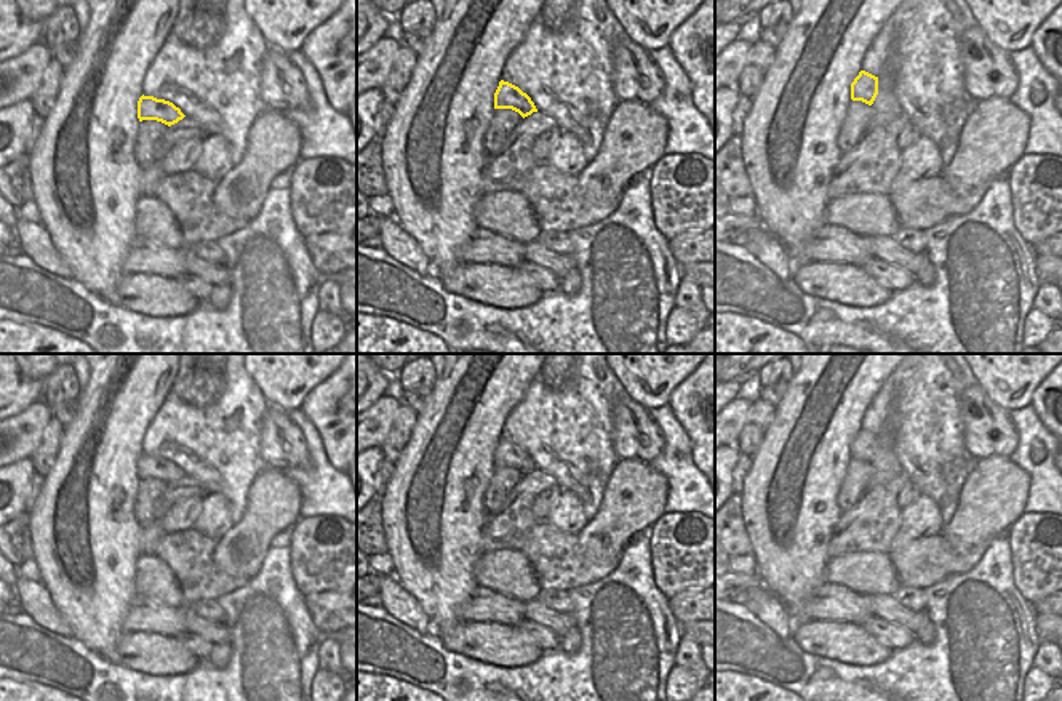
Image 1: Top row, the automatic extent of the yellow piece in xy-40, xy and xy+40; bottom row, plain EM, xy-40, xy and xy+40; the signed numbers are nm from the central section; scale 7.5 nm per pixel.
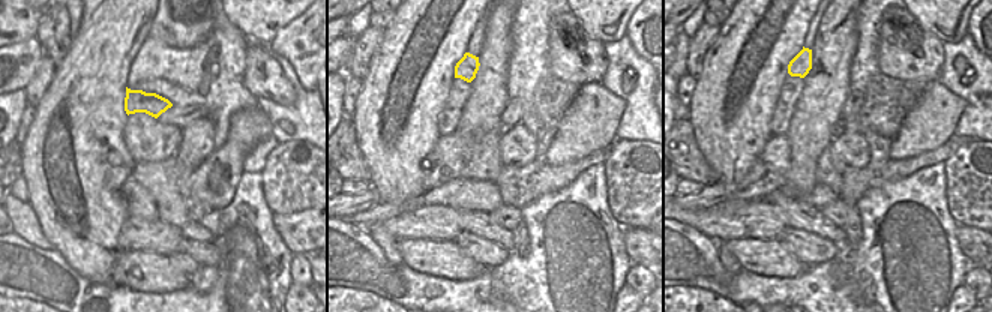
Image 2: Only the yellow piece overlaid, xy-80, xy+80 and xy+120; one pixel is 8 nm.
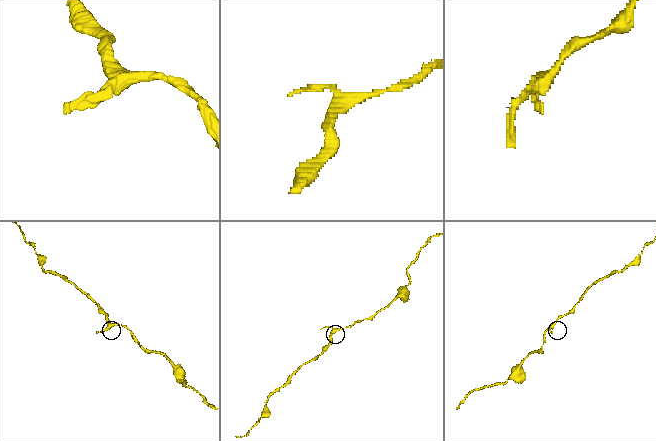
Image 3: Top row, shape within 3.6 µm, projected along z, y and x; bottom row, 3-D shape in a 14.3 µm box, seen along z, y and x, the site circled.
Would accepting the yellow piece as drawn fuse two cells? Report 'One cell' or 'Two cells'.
One cell.

